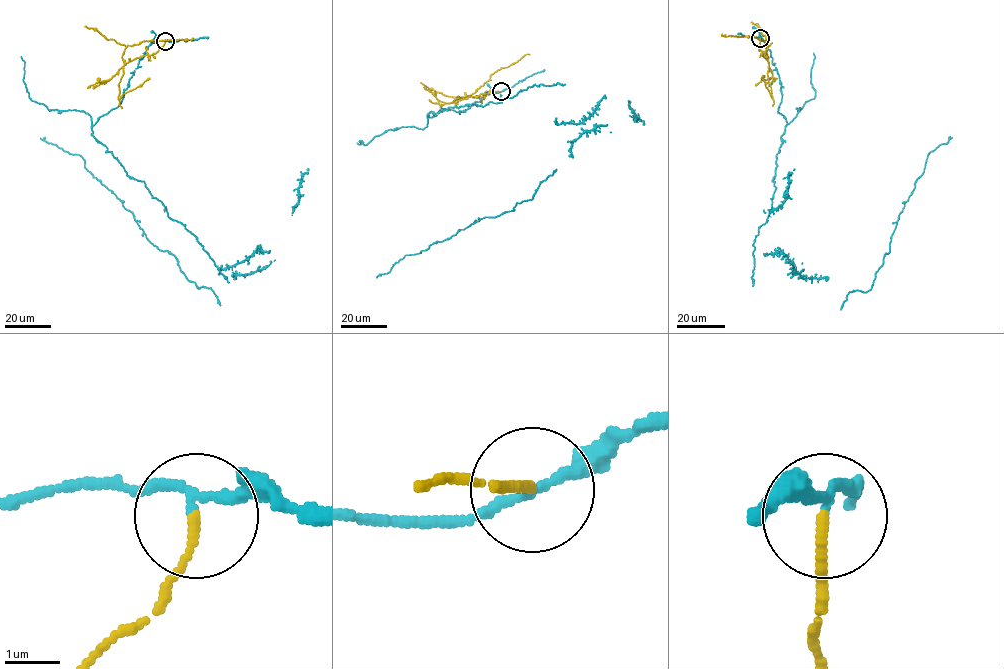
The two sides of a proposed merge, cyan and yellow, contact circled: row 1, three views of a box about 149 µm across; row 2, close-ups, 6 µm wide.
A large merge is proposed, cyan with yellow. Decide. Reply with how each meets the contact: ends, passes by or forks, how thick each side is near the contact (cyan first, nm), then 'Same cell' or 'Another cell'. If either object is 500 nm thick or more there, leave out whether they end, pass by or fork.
At the ring cyan passes by. At the ring yellow ends. Thickness 170 nm (cyan) against 160 nm. Another cell

